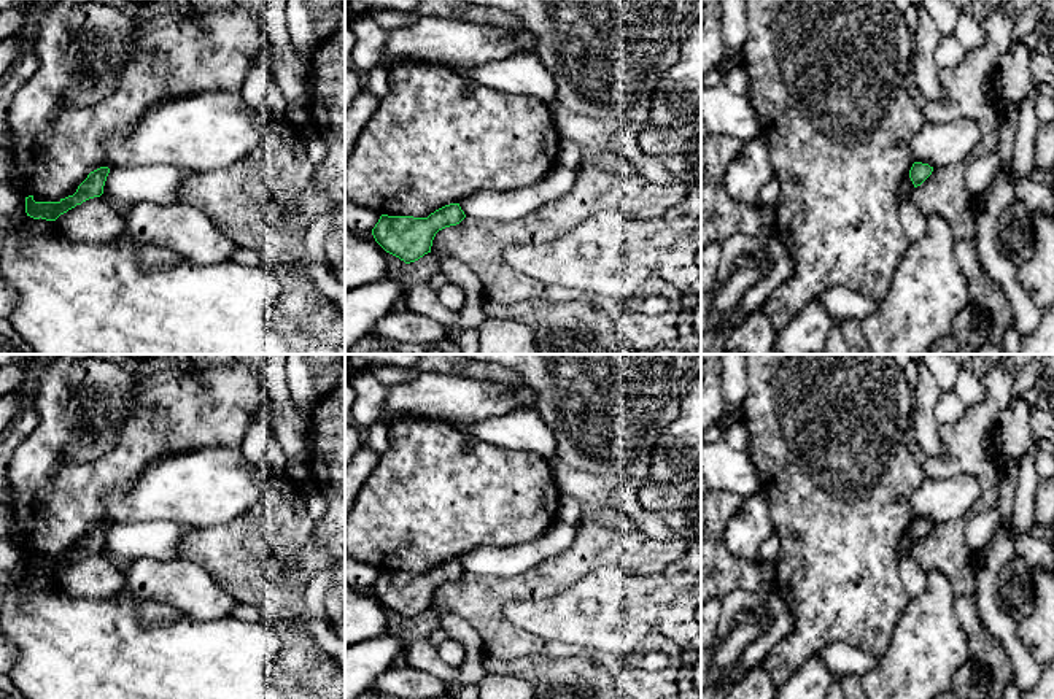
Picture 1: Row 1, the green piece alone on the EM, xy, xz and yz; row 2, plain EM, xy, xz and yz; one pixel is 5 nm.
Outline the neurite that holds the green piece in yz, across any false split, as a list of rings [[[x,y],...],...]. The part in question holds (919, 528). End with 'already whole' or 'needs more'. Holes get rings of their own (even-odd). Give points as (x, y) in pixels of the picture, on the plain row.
[[[914,518],[909,526],[909,534],[914,540],[914,543],[920,542],[933,527],[933,523],[922,518]]] | already whole

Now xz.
[[[459,559],[445,561],[428,573],[382,570],[372,591],[386,608],[410,620],[431,608],[439,586],[456,581],[464,573]]] | already whole

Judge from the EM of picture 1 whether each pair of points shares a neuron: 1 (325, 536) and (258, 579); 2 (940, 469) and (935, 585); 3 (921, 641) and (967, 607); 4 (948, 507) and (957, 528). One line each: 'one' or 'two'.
1: two
2: two
3: two
4: two

